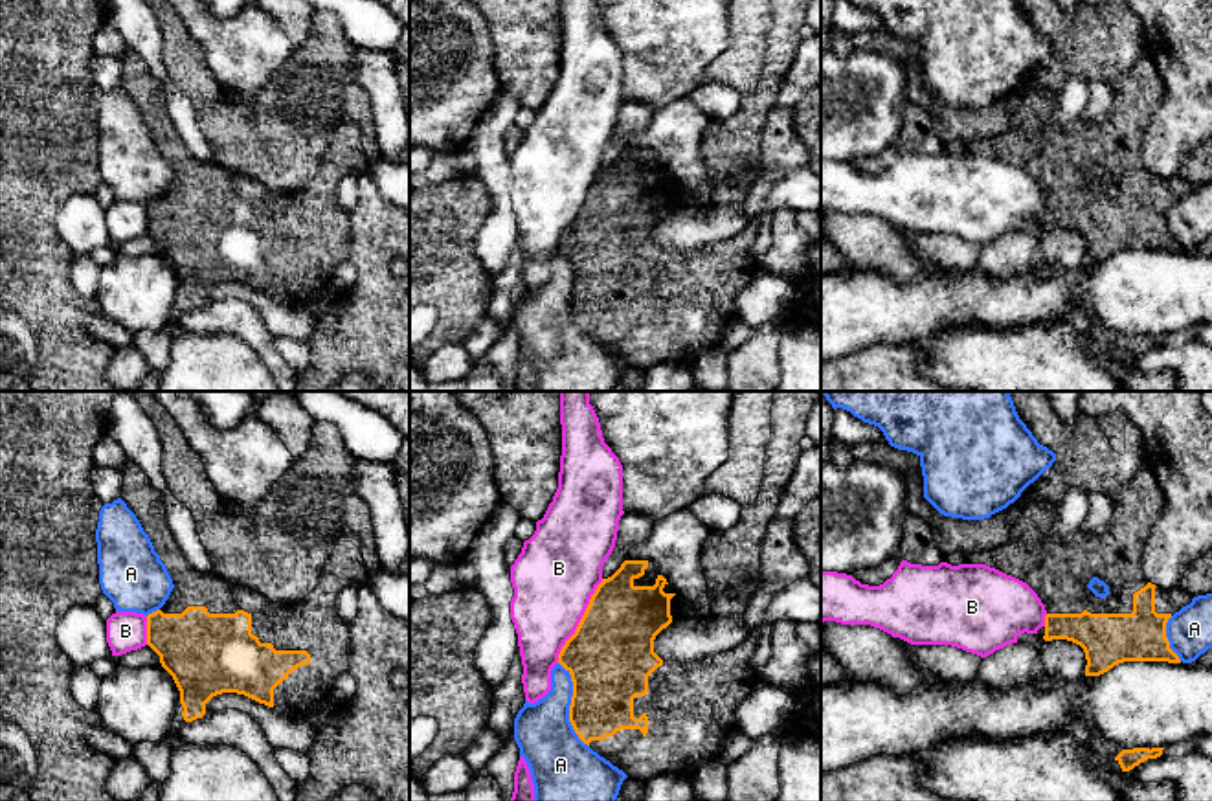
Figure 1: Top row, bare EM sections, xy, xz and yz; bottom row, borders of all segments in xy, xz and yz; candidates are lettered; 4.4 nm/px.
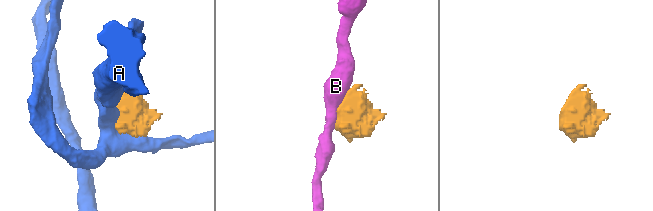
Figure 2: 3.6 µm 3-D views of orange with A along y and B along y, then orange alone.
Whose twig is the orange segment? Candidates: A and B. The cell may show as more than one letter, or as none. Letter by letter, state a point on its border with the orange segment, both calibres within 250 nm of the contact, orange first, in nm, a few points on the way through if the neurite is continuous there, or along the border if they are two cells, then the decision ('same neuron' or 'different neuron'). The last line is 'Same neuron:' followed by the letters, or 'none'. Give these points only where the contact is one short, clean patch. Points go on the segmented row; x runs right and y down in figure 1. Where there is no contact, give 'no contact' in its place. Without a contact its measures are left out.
A: xz (572, 704) | 360/260 nm | different neuron
B: xz (581, 621) | 380/360 nm | different neuron
Same neuron: none

